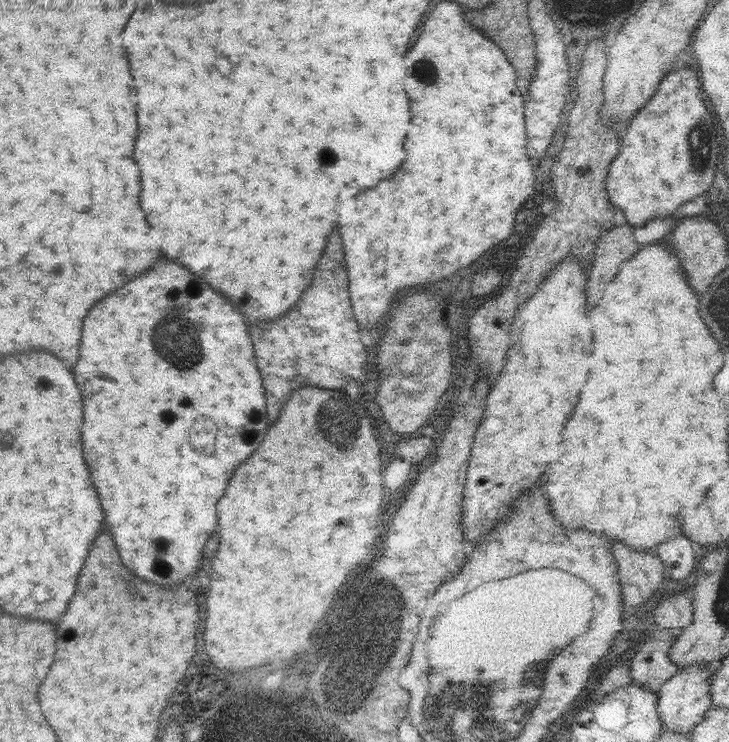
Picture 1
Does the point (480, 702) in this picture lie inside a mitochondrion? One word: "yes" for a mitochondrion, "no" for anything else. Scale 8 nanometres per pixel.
yes

